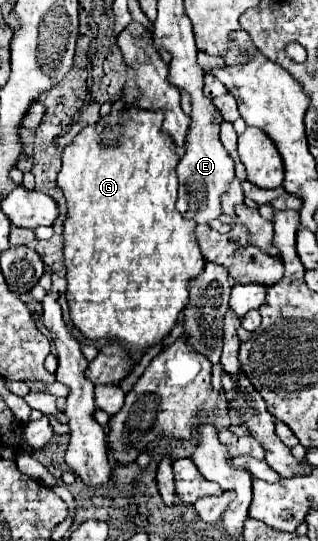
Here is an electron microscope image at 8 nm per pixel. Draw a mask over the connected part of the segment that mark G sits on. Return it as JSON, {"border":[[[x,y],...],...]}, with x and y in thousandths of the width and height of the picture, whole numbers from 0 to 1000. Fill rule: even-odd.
{"border":[[[443,200],[349,203],[311,226],[261,237],[230,255],[230,262],[211,266],[211,274],[198,281],[198,307],[179,325],[179,344],[198,351],[204,370],[211,370],[211,403],[204,403],[204,421],[198,421],[198,473],[204,473],[204,495],[211,495],[204,547],[211,547],[211,562],[223,573],[223,591],[274,628],[318,628],[318,625],[368,628],[387,640],[431,643],[443,651],[462,651],[469,643],[481,643],[494,636],[513,636],[513,628],[544,610],[563,580],[582,573],[582,566],[594,558],[594,521],[613,510],[626,510],[645,495],[638,470],[626,466],[626,455],[613,451],[613,436],[607,436],[607,425],[619,414],[607,407],[582,407],[569,399],[569,392],[550,384],[557,348],[563,348],[550,307],[569,296],[569,281],[544,266],[544,259],[506,244],[506,226],[513,226],[513,214],[500,214],[494,207],[443,203]]]}

